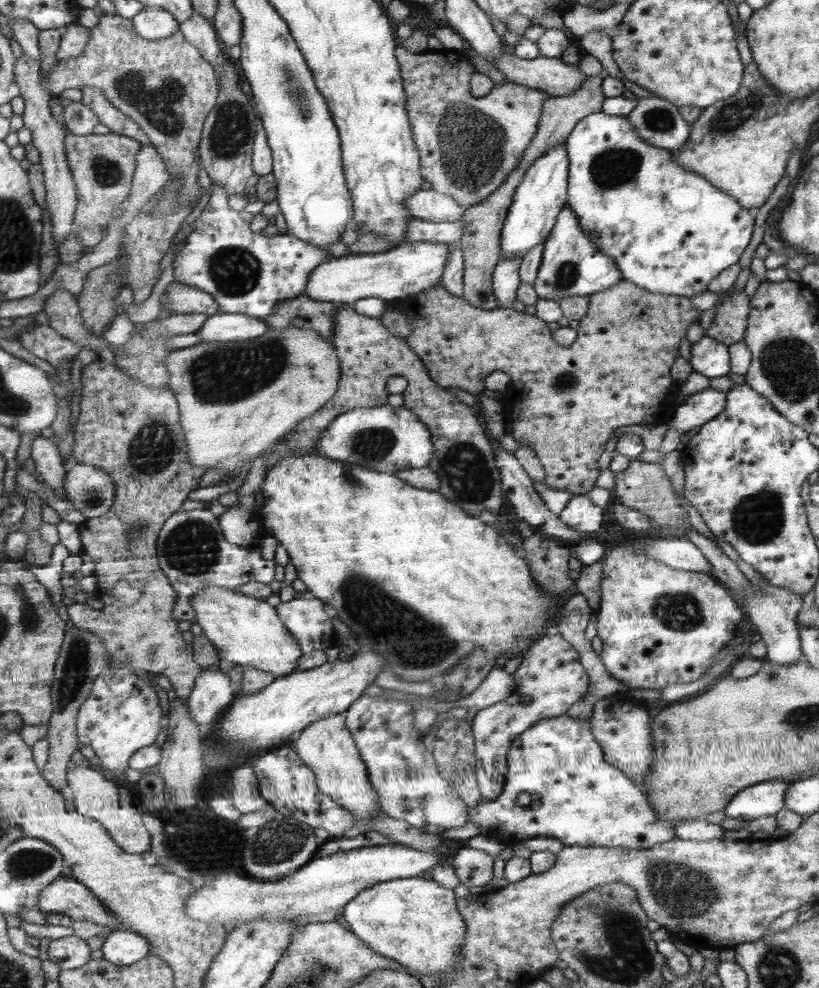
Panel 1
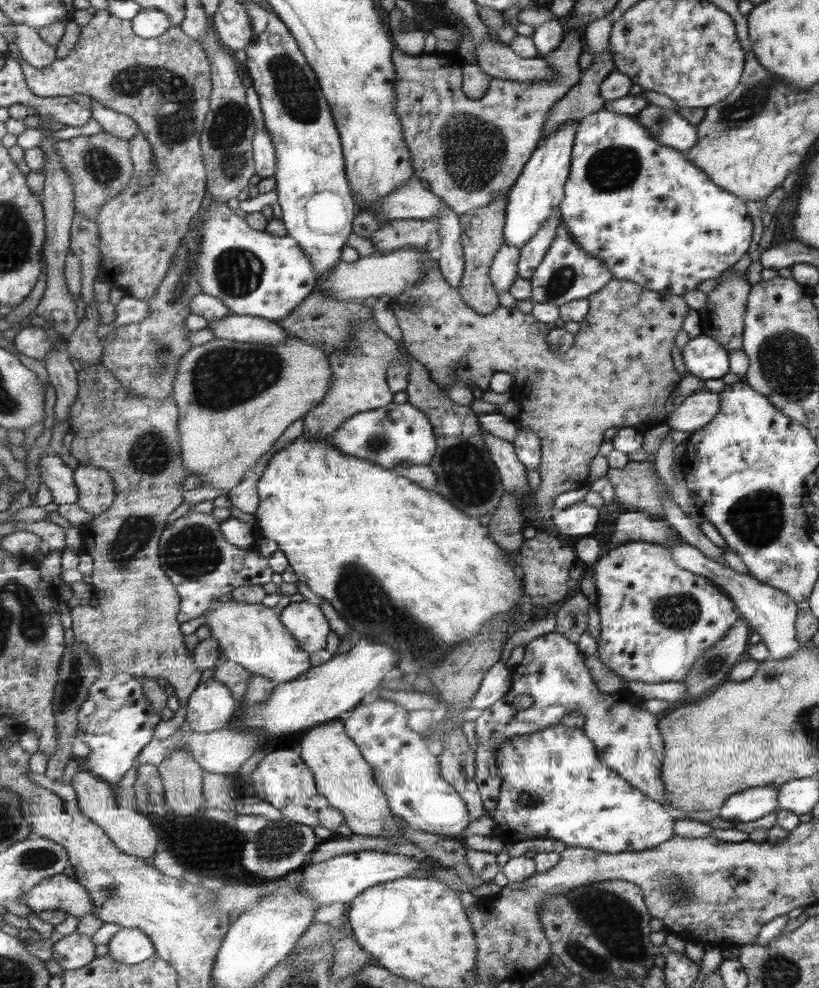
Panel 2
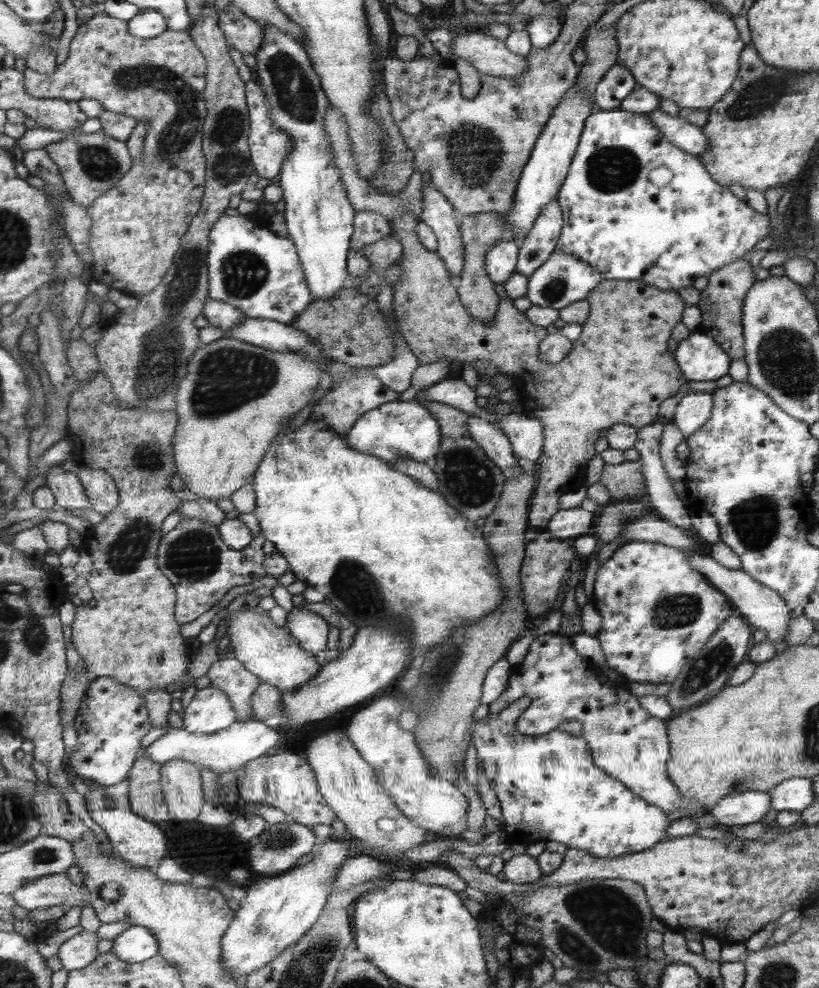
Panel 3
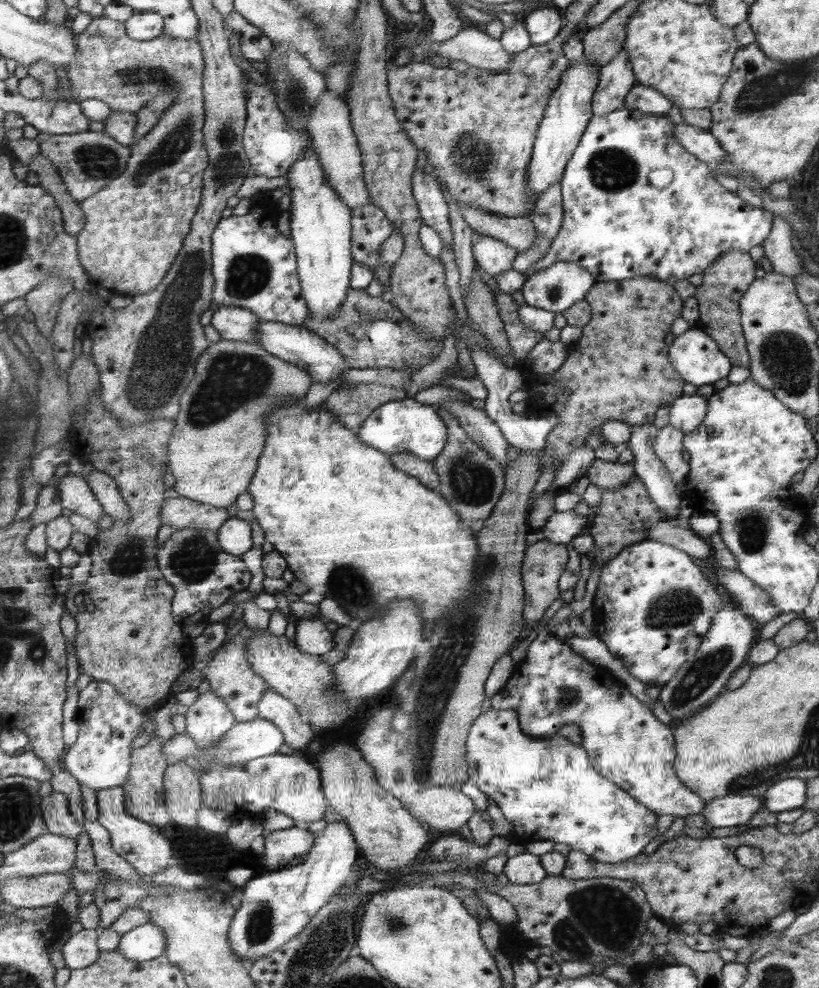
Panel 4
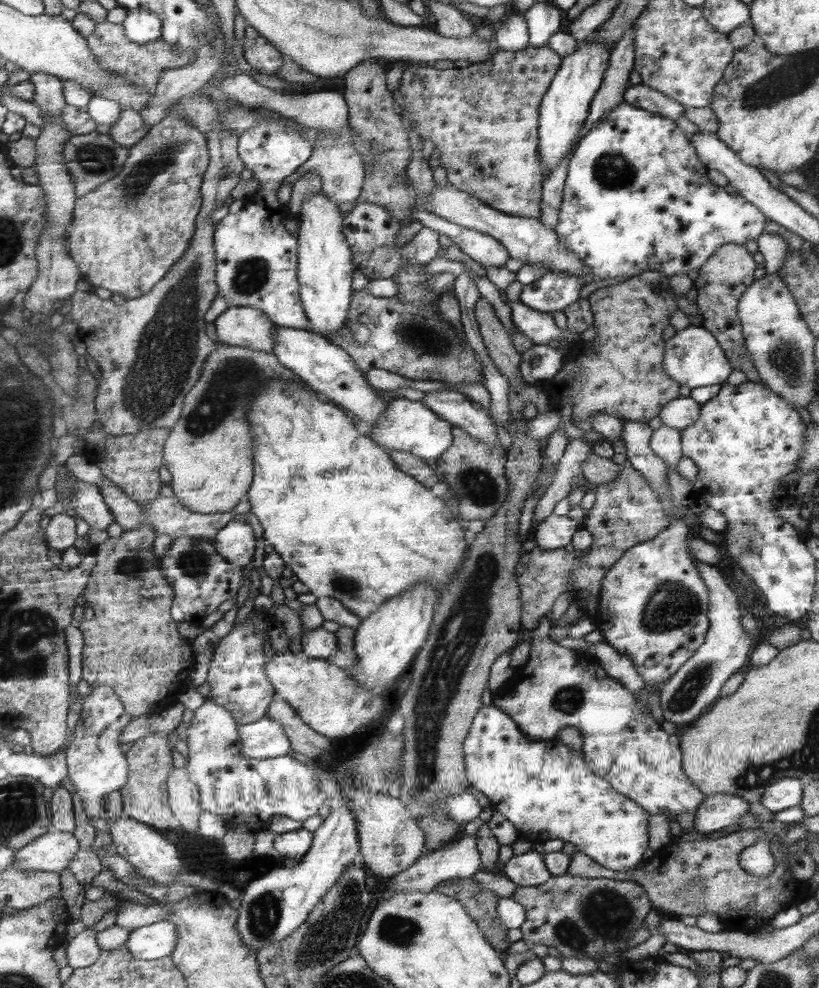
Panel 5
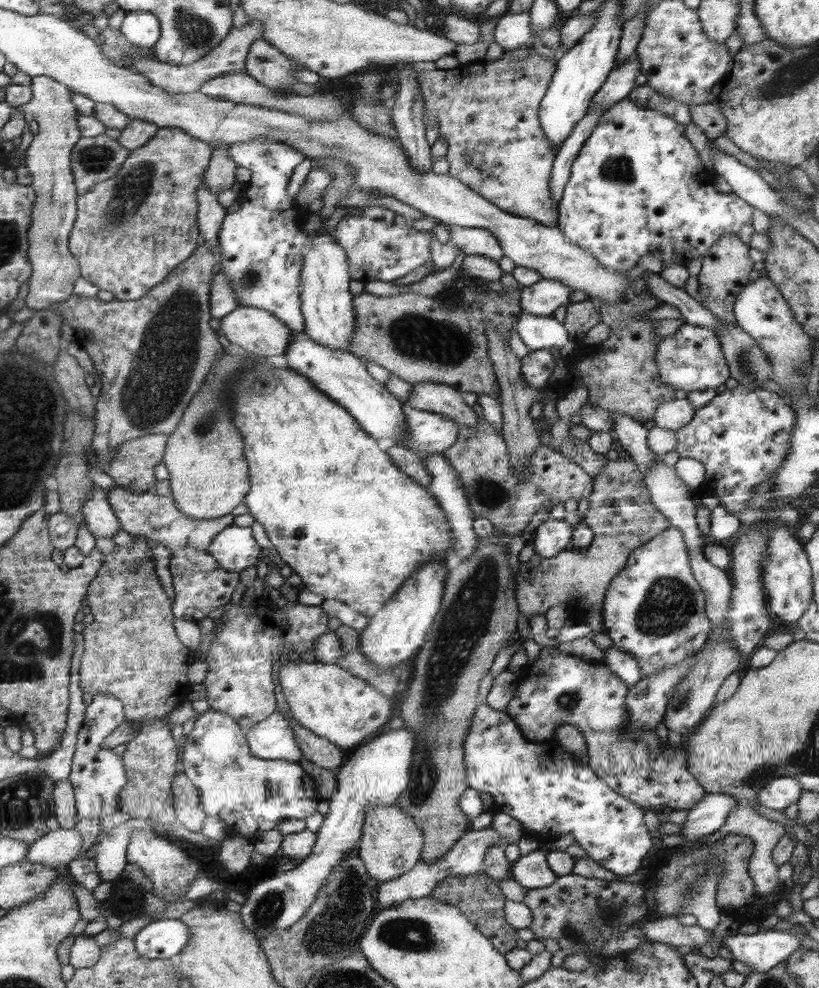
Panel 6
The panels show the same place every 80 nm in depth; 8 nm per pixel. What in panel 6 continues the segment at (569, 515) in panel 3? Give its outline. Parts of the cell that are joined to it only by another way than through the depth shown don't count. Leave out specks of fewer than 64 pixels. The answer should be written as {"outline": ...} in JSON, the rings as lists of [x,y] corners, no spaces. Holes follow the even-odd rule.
{"outline":[[[547,518],[535,528],[533,536],[533,552],[539,558],[553,558],[557,553],[564,551],[565,546],[572,540],[574,526],[564,520]]]}

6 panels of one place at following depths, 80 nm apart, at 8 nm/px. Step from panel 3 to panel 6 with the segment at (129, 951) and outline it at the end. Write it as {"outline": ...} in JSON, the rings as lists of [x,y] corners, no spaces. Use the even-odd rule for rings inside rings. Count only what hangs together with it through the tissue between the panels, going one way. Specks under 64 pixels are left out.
{"outline":[[[159,919],[145,925],[137,934],[137,952],[145,958],[177,959],[189,940],[188,926],[181,920]]]}

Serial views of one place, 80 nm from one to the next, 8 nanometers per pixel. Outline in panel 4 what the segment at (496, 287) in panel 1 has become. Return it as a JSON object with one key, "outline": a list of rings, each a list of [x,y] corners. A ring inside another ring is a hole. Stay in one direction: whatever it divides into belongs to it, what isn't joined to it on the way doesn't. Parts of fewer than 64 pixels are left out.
{"outline":[[[480,235],[472,241],[472,257],[479,268],[496,278],[498,274],[512,268],[516,250],[507,246],[502,240]]]}

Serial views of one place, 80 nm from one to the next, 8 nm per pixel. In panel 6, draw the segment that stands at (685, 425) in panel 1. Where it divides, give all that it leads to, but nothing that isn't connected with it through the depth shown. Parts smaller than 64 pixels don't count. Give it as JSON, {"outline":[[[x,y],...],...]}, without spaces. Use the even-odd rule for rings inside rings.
{"outline":[[[672,398],[657,407],[652,420],[655,422],[655,427],[676,431],[691,422],[695,411],[694,406],[687,399]]]}

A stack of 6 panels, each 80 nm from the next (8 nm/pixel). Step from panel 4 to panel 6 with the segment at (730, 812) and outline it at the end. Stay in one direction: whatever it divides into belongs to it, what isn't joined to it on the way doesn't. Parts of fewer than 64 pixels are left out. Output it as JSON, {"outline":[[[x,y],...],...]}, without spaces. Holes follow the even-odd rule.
{"outline":[[[709,794],[688,810],[685,823],[680,825],[682,836],[691,841],[719,830],[730,812],[740,803],[728,795]]]}

